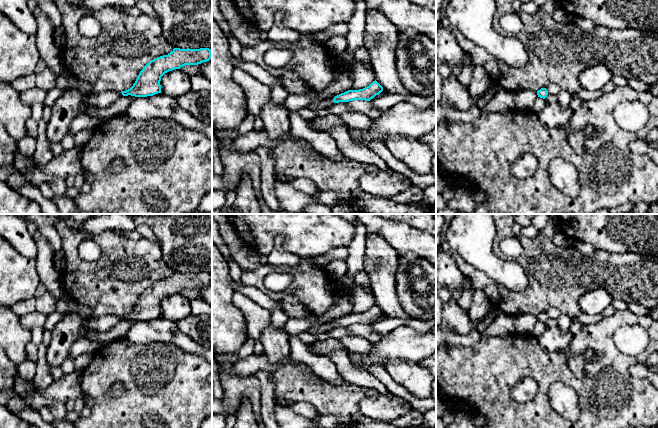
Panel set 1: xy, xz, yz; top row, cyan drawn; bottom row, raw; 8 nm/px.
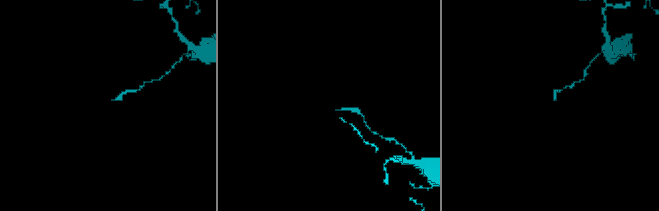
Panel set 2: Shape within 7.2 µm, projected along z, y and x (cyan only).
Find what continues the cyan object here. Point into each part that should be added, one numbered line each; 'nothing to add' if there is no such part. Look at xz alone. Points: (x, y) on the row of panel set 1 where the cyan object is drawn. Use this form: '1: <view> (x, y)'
1: xz (324, 104)

